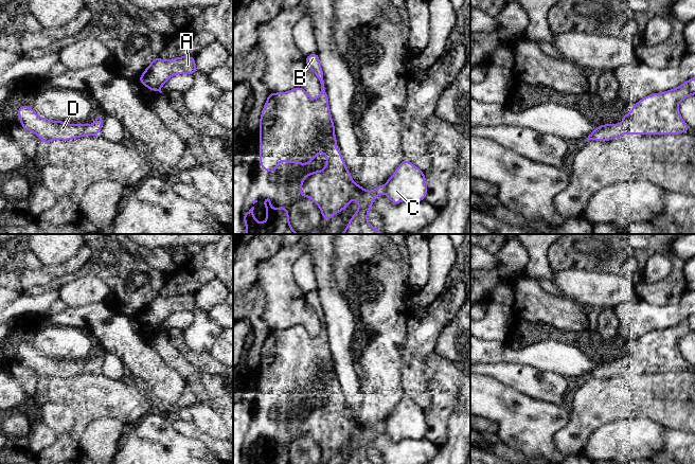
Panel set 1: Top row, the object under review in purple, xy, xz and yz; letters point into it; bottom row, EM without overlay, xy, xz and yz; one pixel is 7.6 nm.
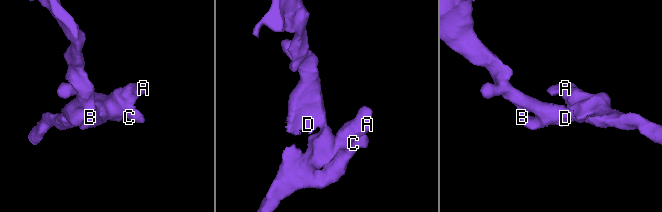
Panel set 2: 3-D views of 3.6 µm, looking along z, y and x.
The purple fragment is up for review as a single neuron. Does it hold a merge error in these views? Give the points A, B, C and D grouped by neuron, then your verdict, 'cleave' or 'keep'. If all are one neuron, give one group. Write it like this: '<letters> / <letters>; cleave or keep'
A B C D; keep

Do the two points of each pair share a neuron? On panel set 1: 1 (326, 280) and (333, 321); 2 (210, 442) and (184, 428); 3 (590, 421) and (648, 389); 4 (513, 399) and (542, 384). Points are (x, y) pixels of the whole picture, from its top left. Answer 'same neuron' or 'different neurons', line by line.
1: same neuron
2: same neuron
3: same neuron
4: different neurons

